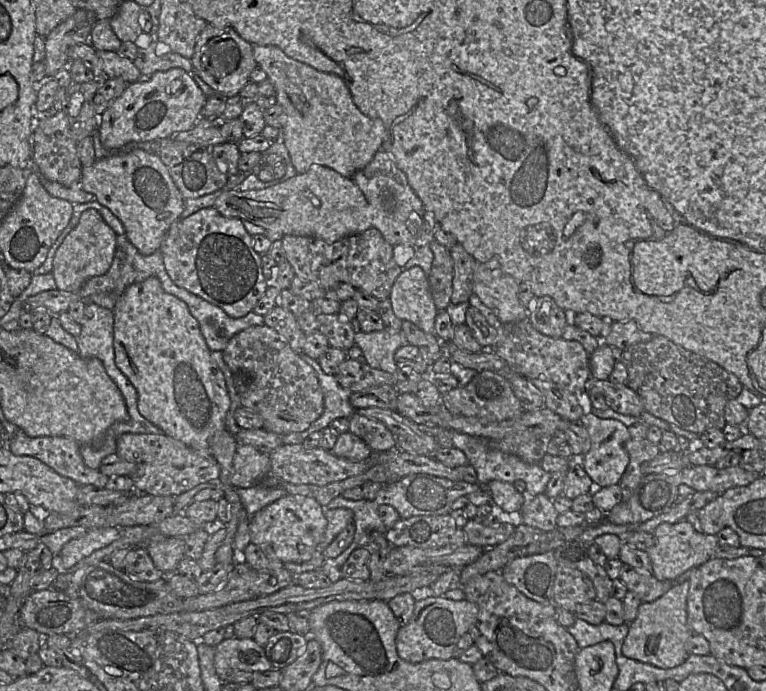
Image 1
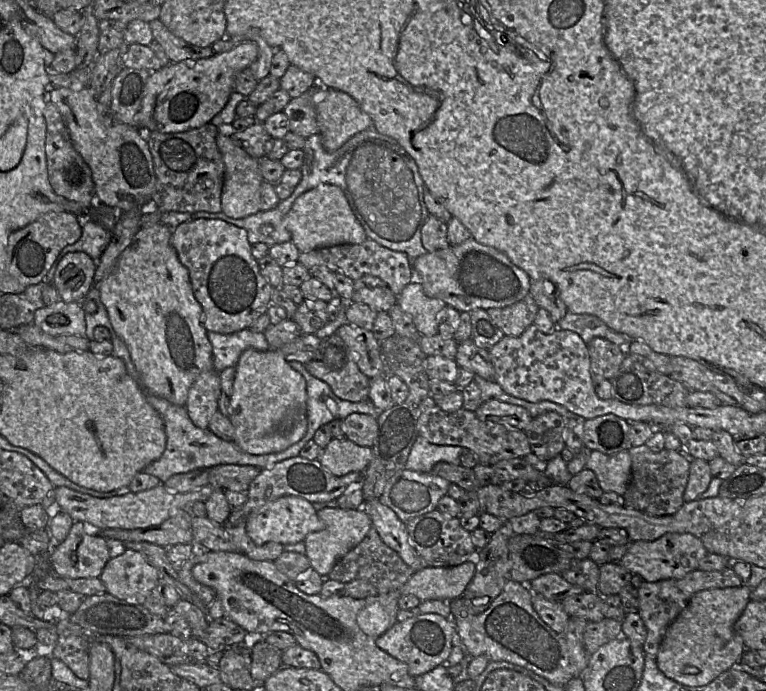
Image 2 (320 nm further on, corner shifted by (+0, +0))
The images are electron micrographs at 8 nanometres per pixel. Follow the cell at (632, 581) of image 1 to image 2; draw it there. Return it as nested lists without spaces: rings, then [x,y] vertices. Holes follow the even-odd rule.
[[[731,566],[720,571],[694,570],[682,579],[667,579],[659,582],[643,581],[639,588],[639,609],[647,629],[647,637],[642,645],[645,654],[655,658],[659,645],[669,625],[685,609],[690,598],[697,592],[713,588],[740,587],[744,584],[742,579],[734,572]]]

